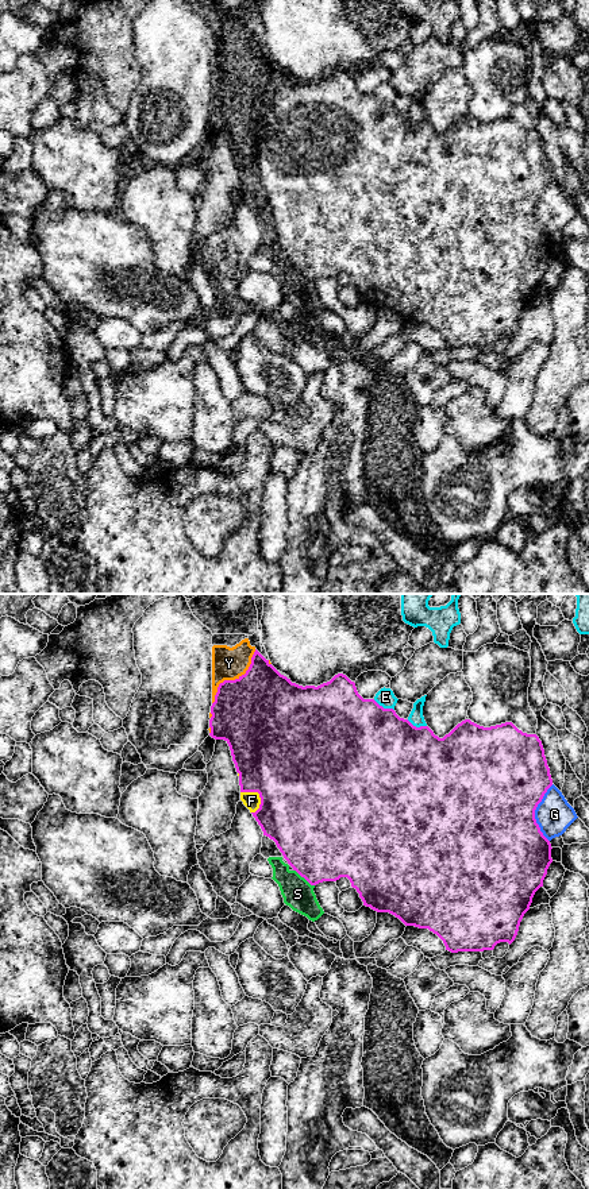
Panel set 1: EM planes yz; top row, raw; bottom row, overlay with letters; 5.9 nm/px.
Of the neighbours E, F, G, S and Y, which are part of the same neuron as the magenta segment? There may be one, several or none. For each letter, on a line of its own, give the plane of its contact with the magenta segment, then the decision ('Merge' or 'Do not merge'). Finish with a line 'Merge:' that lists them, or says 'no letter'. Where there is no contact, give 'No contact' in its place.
E: Touches magenta in yz. Do not merge
F: Touches magenta in yz. Do not merge
G: Touches magenta in yz. Do not merge
S: Touches magenta in yz. Do not merge
Y: Touches magenta in yz. Merge
Merge: Y

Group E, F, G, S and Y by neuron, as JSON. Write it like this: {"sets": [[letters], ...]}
{"sets": [["E"], ["F", "S"], ["G"], ["Y"]]}

